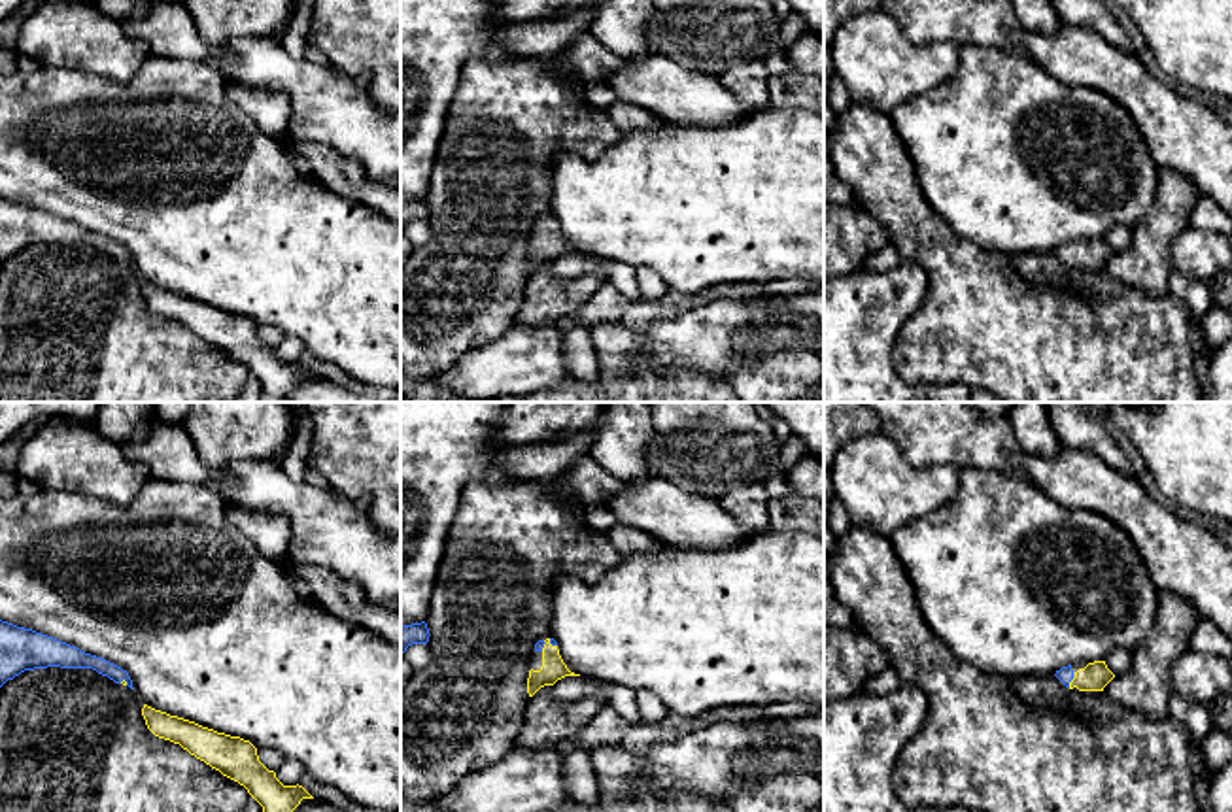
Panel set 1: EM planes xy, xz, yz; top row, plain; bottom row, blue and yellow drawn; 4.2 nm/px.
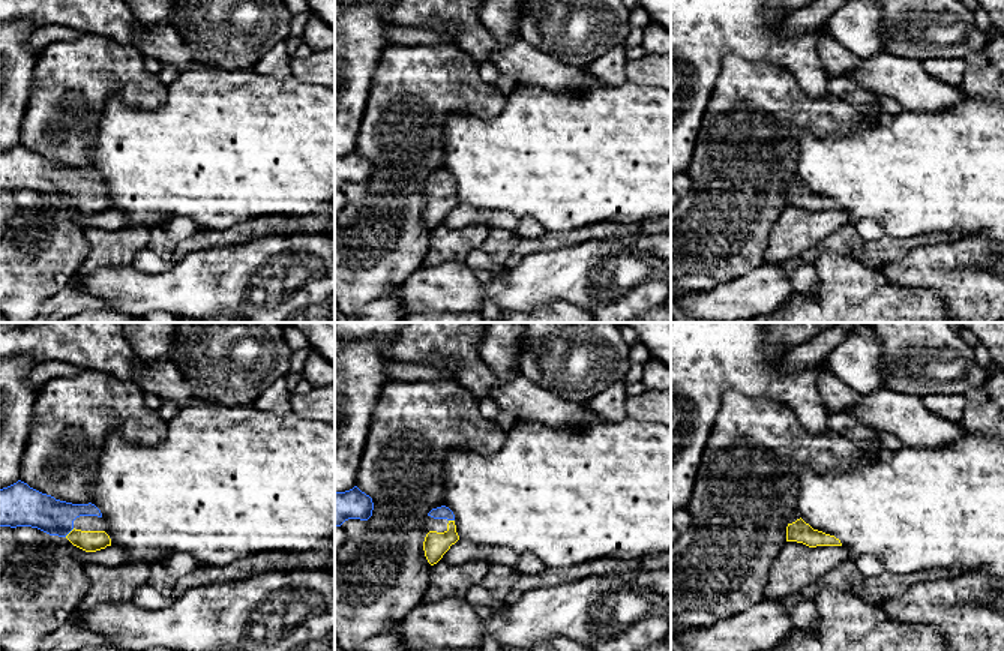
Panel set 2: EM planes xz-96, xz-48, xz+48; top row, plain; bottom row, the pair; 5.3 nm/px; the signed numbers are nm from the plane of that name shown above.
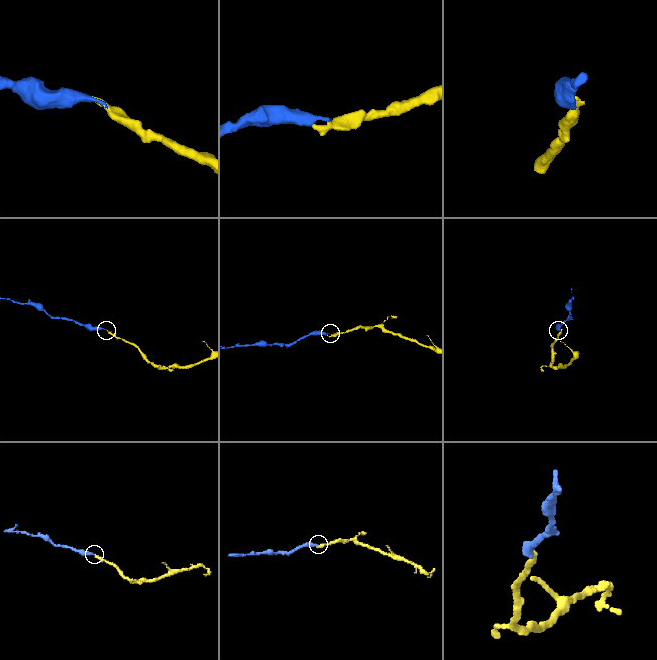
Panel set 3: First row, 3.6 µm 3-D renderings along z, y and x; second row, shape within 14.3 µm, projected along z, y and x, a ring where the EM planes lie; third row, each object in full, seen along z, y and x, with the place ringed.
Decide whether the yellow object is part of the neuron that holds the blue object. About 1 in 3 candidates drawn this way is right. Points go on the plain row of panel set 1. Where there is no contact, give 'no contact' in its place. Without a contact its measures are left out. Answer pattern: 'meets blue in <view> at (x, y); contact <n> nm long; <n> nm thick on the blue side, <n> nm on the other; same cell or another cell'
meets blue in yz at (1070, 257); contact 50 nm long; 70 nm thick on the blue side, 120 nm on the other; same cell

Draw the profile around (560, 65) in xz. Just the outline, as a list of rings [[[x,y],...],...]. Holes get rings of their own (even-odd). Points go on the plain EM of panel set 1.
[[[563,51],[552,57],[539,57],[539,59],[546,64],[548,70],[552,70],[557,77],[561,77],[569,85],[573,98],[576,102],[588,104],[586,98],[588,83],[578,76],[573,62],[567,59]]]

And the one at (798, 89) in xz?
[[[801,70],[771,76],[767,100],[775,108],[809,110],[824,115],[824,77]]]

